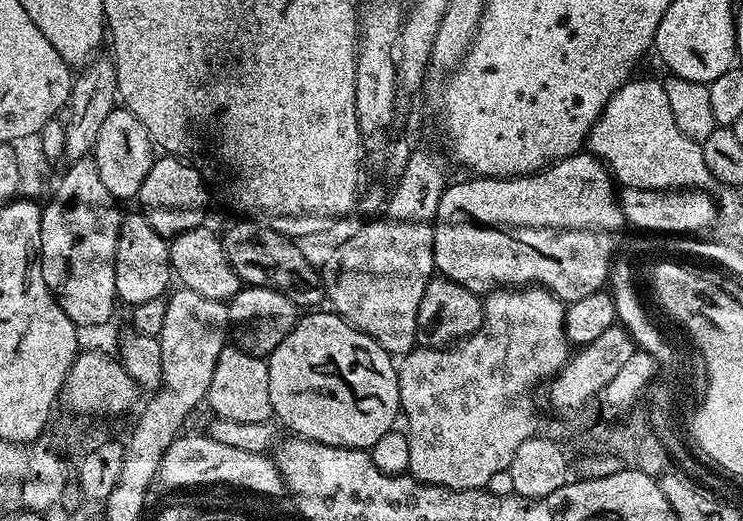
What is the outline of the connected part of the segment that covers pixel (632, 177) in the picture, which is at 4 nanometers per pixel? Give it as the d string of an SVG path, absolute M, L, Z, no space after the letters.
M606 110L608 114L601 116L602 122L596 122L592 128L592 132L588 135L586 141L587 151L592 155L604 161L609 172L612 173L615 183L625 188L641 188L642 190L662 190L667 192L669 190L704 190L713 183L710 170L706 170L706 158L704 157L704 149L702 144L698 141L691 140L678 130L678 125L674 122L673 111L671 110Z

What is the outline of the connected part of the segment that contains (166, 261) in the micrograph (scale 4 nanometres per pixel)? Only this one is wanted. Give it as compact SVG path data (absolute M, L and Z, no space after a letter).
M139 211L125 215L120 221L116 261L114 262L114 286L117 297L128 306L161 299L169 291L168 283L173 283L170 262L169 241Z

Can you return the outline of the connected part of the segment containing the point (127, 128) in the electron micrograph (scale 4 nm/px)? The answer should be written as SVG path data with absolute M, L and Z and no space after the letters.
M118 106L106 117L106 123L98 133L94 159L106 190L110 190L110 194L115 196L117 201L125 202L124 200L130 199L131 196L132 199L139 197L142 182L146 182L146 174L150 174L154 145L146 126L142 126L142 122L134 118L129 108Z

